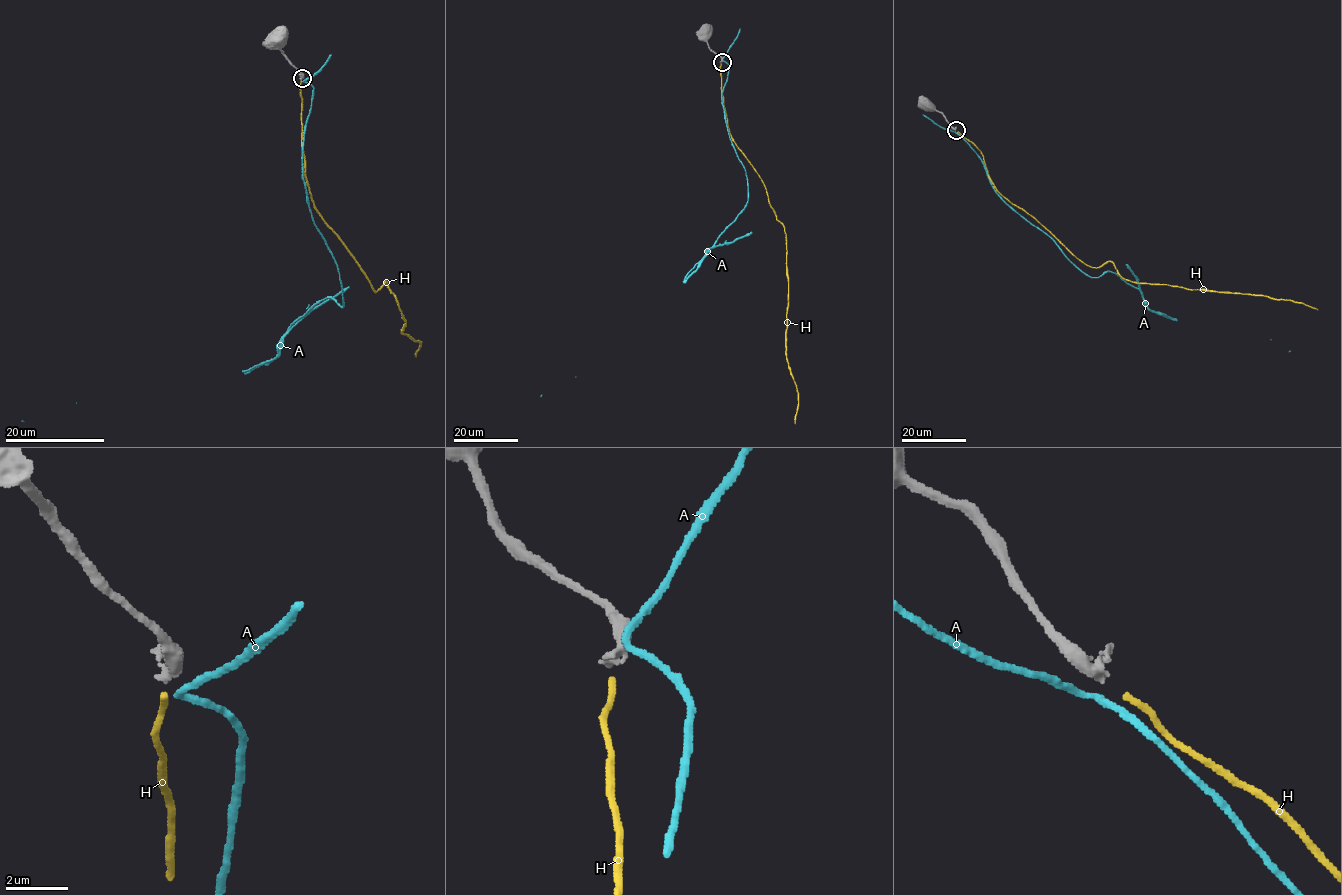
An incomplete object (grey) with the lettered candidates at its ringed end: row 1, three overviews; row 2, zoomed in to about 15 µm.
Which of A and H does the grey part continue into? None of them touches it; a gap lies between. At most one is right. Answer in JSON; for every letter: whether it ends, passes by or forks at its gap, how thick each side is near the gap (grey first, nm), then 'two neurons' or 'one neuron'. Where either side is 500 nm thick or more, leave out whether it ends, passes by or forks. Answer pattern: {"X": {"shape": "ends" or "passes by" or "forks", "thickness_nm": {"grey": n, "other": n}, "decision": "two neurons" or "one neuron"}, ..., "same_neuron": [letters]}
{"A": {"shape": "passes by", "thickness_nm": {"grey": 260, "other": 200}, "decision": "two neurons"}, "H": {"shape": "ends", "thickness_nm": {"grey": 260, "other": 220}, "decision": "two neurons"}, "same_neuron": []}

